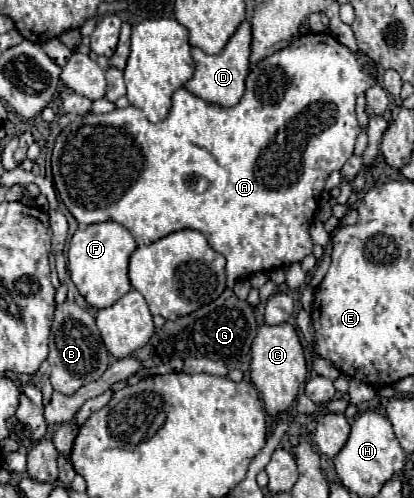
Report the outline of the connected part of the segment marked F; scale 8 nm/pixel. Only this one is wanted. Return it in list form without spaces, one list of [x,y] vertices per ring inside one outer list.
[[[99,222],[77,228],[67,250],[67,268],[73,284],[91,306],[107,308],[131,290],[131,282],[127,278],[127,262],[135,246],[137,244],[131,232],[117,222]]]

